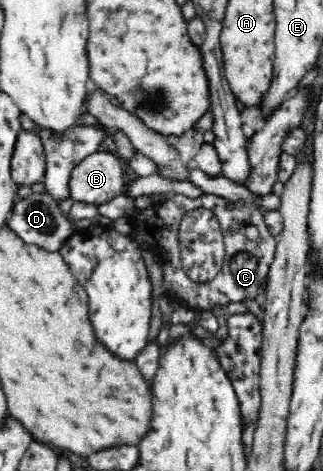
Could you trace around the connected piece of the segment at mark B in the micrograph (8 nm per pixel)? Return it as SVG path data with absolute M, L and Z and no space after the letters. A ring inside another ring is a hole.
M102 150L88 155L71 173L69 190L75 202L97 206L124 195L127 182L123 160L116 153Z

